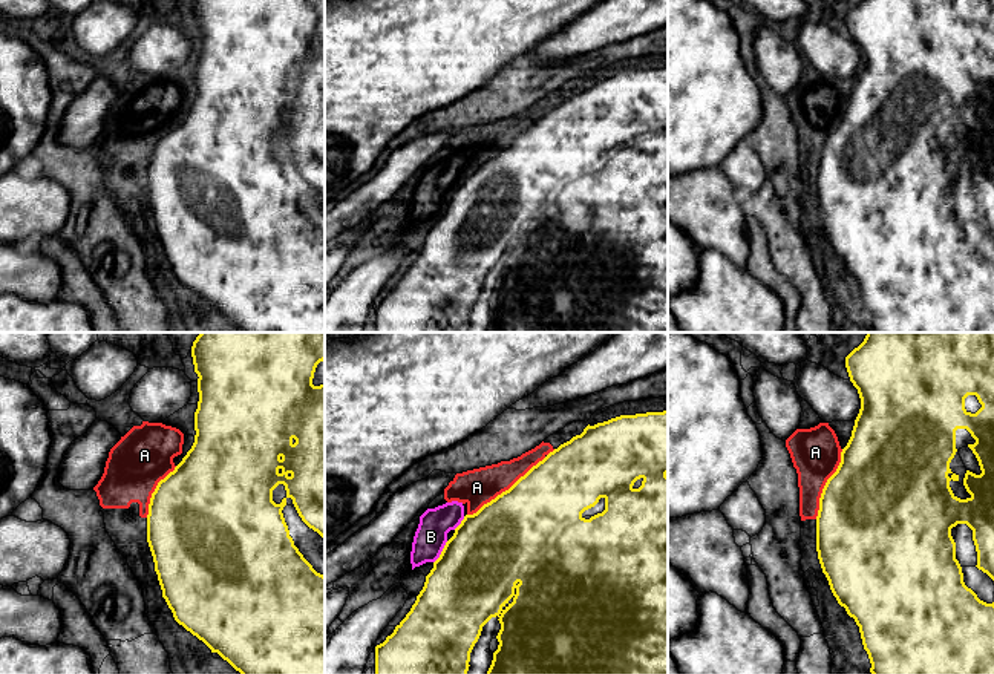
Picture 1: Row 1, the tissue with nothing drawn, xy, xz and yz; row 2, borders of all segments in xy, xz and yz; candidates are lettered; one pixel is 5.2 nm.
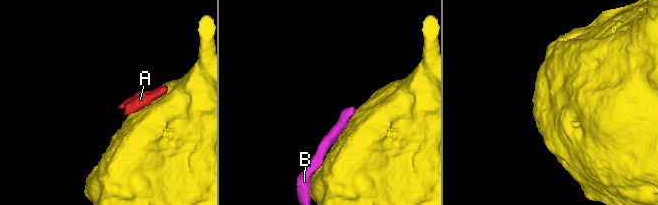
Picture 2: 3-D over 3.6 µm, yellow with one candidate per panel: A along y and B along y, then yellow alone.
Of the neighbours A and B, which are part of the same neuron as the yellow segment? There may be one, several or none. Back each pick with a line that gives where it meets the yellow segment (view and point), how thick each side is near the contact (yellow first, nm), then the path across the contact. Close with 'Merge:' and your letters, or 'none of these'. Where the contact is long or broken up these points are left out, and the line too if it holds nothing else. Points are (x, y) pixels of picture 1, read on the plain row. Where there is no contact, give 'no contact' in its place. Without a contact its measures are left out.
Merge: none of these

